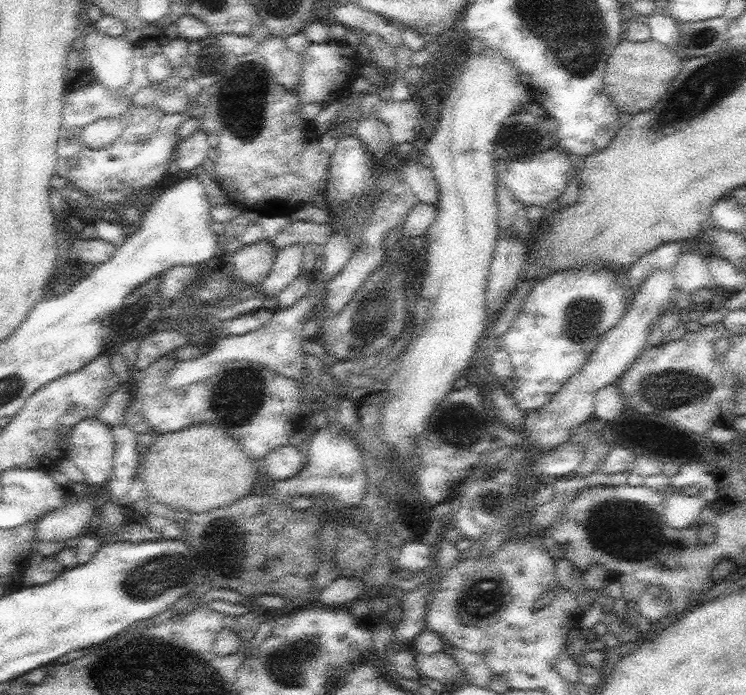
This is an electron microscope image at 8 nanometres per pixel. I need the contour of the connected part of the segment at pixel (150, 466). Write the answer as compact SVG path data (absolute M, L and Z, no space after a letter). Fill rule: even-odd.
M194 424L192 428L157 435L148 447L145 462L139 466L140 473L144 477L146 498L154 497L157 501L170 506L175 512L180 512L184 518L188 514L230 506L252 494L256 478L262 468L262 464L242 448L241 442L228 436L226 432L220 432L220 428L212 424Z

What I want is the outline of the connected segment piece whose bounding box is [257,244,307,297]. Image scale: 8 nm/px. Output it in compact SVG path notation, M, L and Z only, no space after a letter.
M301 244L280 249L276 254L276 261L272 271L259 285L258 294L263 297L276 297L283 288L294 282L302 273L302 261L307 248Z

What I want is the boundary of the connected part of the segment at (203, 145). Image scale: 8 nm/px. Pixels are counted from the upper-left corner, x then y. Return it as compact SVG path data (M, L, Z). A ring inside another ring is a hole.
M199 129L192 136L181 140L174 167L186 172L198 169L210 155L211 145L208 142L208 135L208 132Z

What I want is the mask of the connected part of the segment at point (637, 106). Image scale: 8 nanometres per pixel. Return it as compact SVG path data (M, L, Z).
M622 37L607 60L604 88L620 112L634 116L650 110L666 94L681 68L680 52L669 46L652 38L645 42L634 42Z

